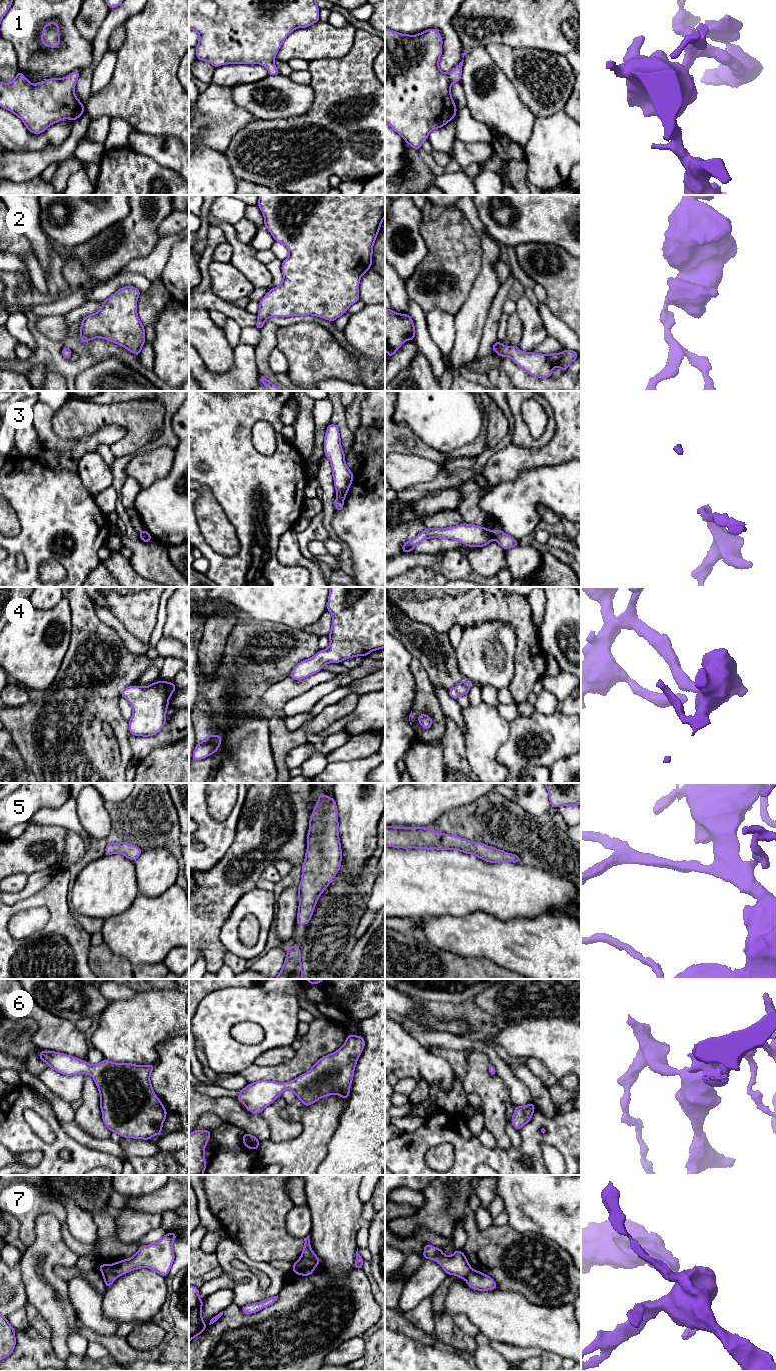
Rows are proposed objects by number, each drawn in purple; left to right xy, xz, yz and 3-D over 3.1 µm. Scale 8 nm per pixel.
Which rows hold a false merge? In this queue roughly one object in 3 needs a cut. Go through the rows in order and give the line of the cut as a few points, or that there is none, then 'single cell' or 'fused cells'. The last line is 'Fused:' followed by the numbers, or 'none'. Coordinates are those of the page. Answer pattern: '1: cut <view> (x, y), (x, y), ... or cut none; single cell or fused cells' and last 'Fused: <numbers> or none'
1: cut none; single cell
2: cut none; single cell
3: cut yz (491, 531), (495, 538); fused cells
4: cut none; single cell
5: cut none; single cell
6: cut none; single cell
7: cut xz (301, 1257), (307, 1257), (317, 1263); fused cells
Fused: 3, 7

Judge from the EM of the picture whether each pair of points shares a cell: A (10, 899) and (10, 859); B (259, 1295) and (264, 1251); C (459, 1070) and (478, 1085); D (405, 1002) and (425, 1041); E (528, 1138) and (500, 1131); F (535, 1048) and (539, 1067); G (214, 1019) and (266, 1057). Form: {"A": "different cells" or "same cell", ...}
{"A": "different cells", "B": "different cells", "C": "different cells", "D": "different cells", "E": "different cells", "F": "different cells", "G": "different cells"}

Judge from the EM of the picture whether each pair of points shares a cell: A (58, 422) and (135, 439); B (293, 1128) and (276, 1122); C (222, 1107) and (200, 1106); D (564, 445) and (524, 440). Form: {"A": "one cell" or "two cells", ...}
{"A": "one cell", "B": "one cell", "C": "one cell", "D": "two cells"}

